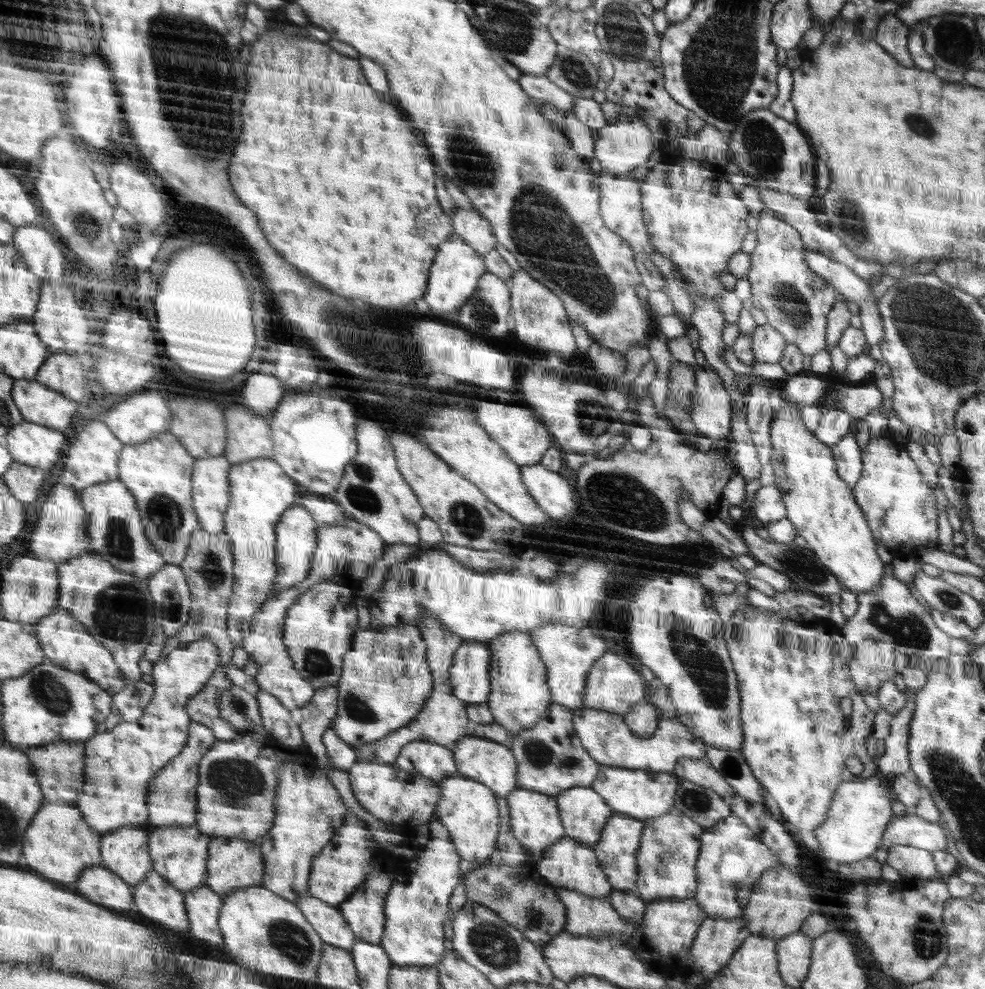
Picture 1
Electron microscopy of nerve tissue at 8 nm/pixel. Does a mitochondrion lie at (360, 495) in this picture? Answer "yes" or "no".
yes

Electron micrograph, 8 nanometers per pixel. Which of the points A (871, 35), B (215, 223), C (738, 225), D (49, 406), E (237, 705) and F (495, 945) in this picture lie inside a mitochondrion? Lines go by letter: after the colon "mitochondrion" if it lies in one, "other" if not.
A: other
B: other
C: other
D: other
E: mitochondrion
F: mitochondrion

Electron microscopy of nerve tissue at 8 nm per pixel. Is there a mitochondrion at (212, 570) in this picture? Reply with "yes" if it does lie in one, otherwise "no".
yes

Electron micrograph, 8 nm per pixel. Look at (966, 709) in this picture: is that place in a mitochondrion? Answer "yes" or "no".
no

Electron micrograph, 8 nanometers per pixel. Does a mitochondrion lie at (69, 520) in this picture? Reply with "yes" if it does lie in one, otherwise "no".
no

